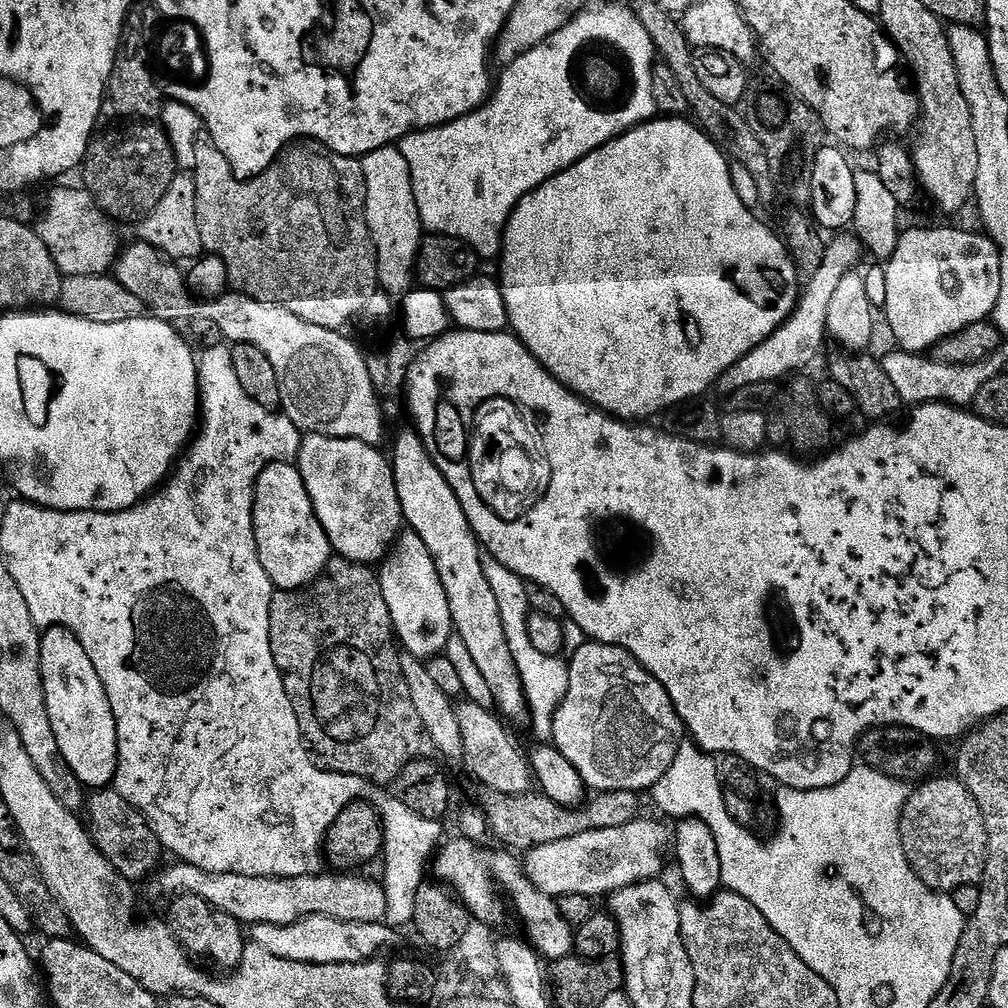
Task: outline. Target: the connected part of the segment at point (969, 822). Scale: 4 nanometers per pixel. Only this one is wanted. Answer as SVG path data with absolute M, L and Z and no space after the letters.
M929 778L909 791L908 801L900 815L900 837L906 858L918 878L922 878L924 885L933 888L935 892L952 894L955 893L955 888L960 888L963 884L976 886L984 879L984 864L988 860L988 831L982 810L968 787L956 778L936 779Z

